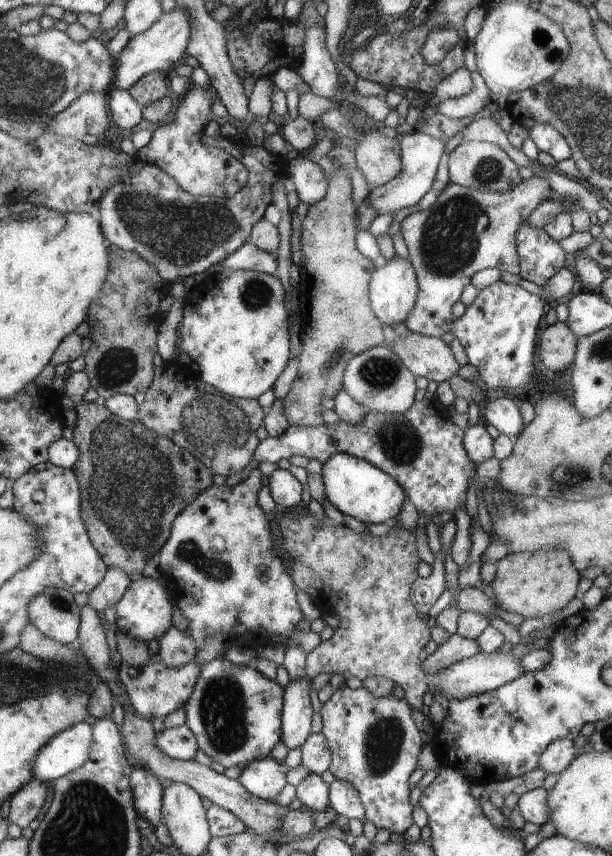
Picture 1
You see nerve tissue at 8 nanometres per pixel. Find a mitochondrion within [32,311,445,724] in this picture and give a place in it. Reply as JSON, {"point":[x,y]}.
{"point":[139,479]}

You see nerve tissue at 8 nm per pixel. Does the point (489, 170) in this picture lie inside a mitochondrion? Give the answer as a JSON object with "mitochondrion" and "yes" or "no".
{"mitochondrion":"yes"}

